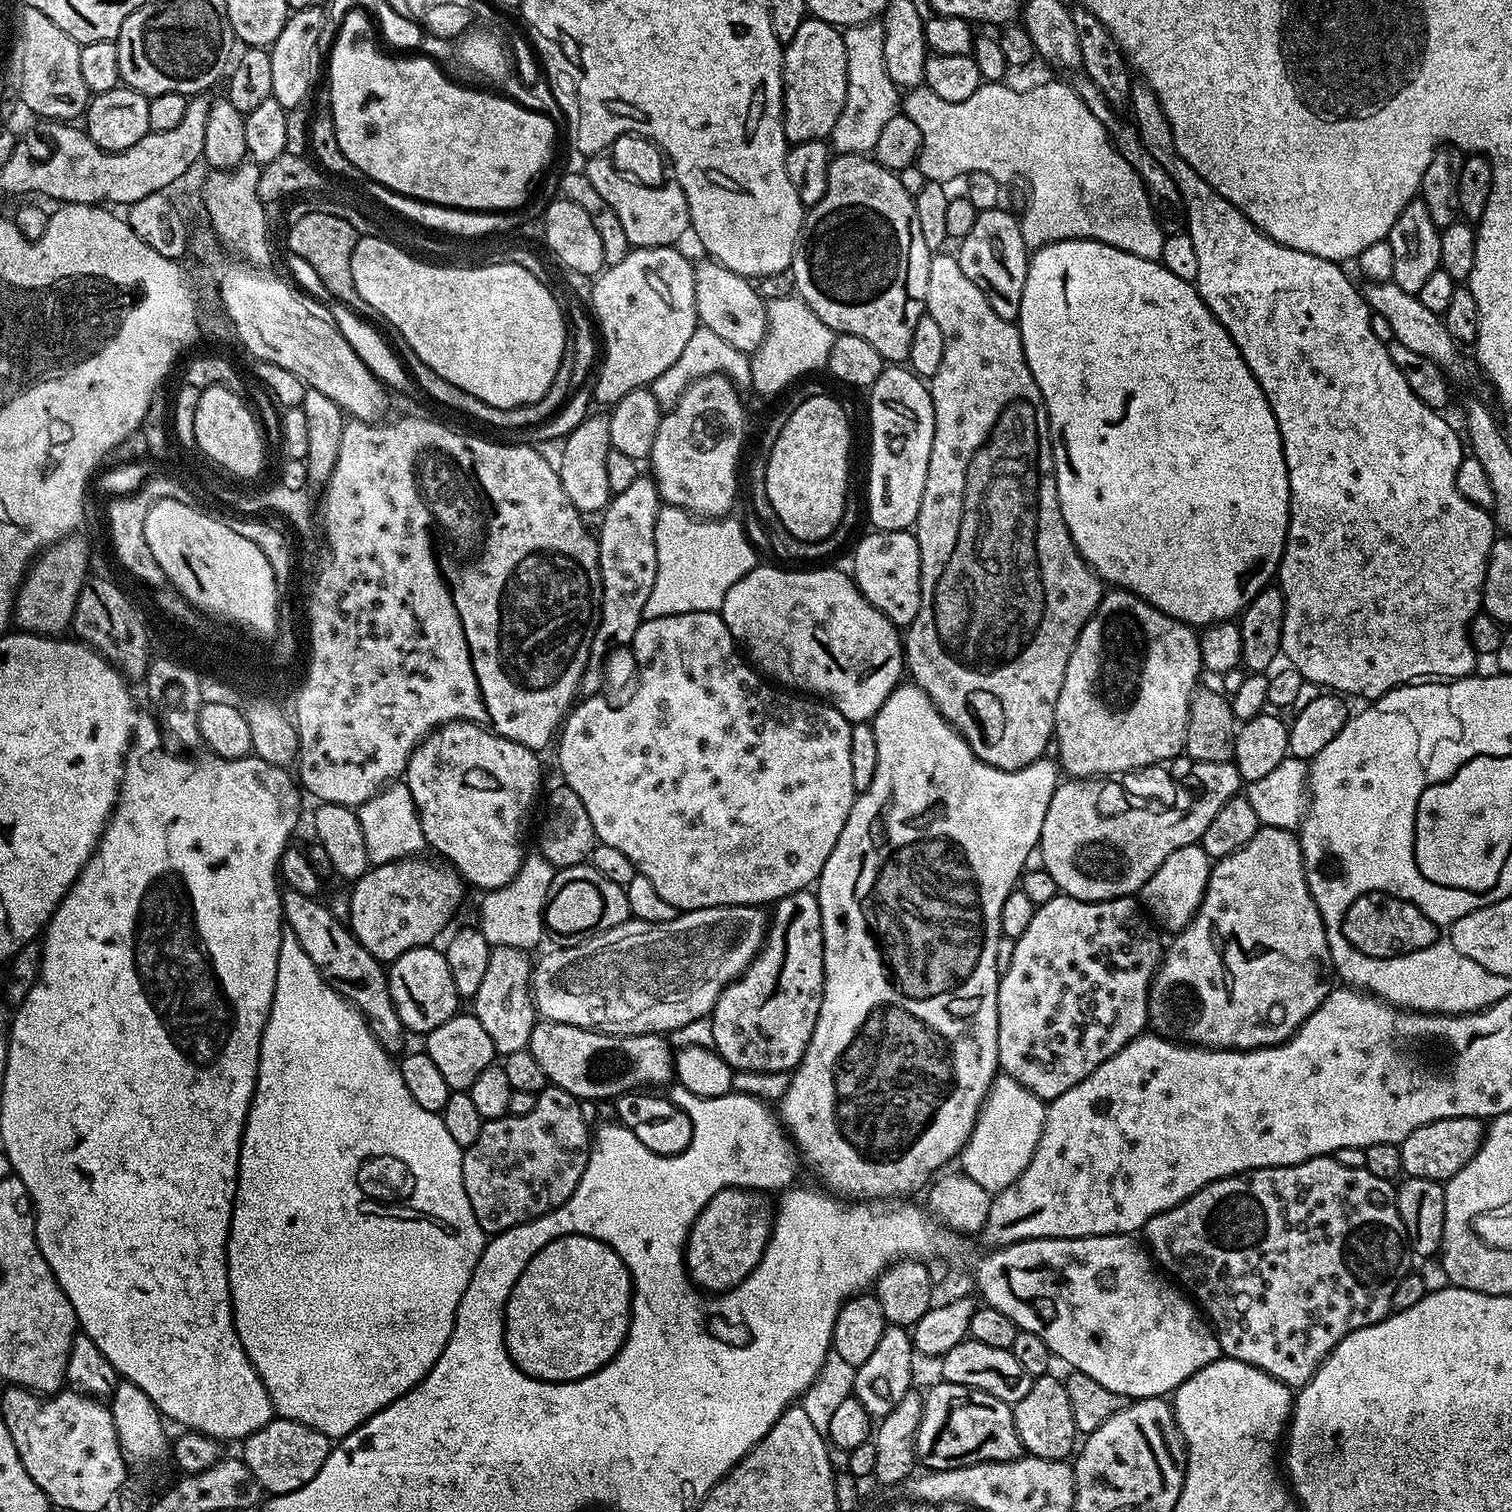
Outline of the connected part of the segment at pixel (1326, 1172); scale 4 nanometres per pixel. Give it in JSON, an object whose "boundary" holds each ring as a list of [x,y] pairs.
{"boundary":[[[1335,1155],[1310,1158],[1294,1166],[1259,1168],[1253,1172],[1243,1172],[1237,1176],[1227,1176],[1210,1182],[1178,1206],[1150,1218],[1142,1230],[1142,1236],[1153,1261],[1169,1277],[1177,1276],[1185,1284],[1183,1287],[1190,1293],[1191,1299],[1202,1309],[1203,1315],[1210,1321],[1212,1330],[1218,1338],[1221,1353],[1229,1360],[1258,1366],[1266,1374],[1282,1381],[1293,1390],[1299,1390],[1306,1382],[1310,1382],[1321,1362],[1331,1354],[1334,1346],[1338,1346],[1338,1342],[1342,1342],[1342,1338],[1346,1338],[1346,1334],[1362,1330],[1388,1317],[1393,1311],[1394,1286],[1398,1286],[1400,1279],[1406,1275],[1404,1255],[1409,1255],[1410,1252],[1402,1218],[1398,1214],[1393,1181],[1374,1178],[1374,1174],[1370,1174],[1365,1168],[1354,1170],[1350,1166],[1342,1166],[1342,1162],[1338,1162]]]}

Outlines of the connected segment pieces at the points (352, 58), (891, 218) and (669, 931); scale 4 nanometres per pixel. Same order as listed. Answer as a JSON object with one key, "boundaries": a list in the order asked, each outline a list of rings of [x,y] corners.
{"boundaries":[[[[348,12],[344,16],[344,21],[340,24],[340,29],[336,32],[336,41],[332,44],[332,53],[327,53],[326,56],[326,68],[328,64],[328,100],[331,112],[334,120],[334,130],[337,131],[338,146],[341,147],[342,153],[357,167],[360,171],[361,177],[367,178],[372,184],[381,184],[386,186],[390,190],[394,190],[398,194],[403,196],[412,196],[414,199],[423,200],[425,204],[438,204],[445,208],[461,208],[461,209],[479,209],[479,210],[516,210],[519,209],[519,204],[523,202],[528,196],[528,187],[532,184],[532,179],[539,174],[544,168],[544,163],[552,156],[552,147],[556,144],[556,132],[558,132],[558,126],[554,122],[550,122],[550,118],[546,118],[542,112],[532,112],[528,108],[523,108],[522,105],[516,103],[515,100],[509,100],[507,96],[503,94],[497,94],[492,90],[483,90],[479,92],[476,88],[463,88],[460,84],[455,84],[450,77],[444,76],[444,72],[431,60],[428,56],[416,56],[420,54],[389,54],[387,51],[379,52],[376,49],[376,40],[378,44],[378,32],[374,27],[373,21],[364,12]]],[[[854,154],[833,155],[828,161],[828,189],[824,197],[817,204],[811,205],[807,209],[804,218],[804,228],[800,231],[800,242],[796,245],[796,256],[792,259],[790,275],[795,291],[798,296],[806,302],[818,314],[822,320],[835,334],[854,334],[858,338],[866,338],[878,354],[886,362],[904,362],[907,361],[910,354],[910,338],[914,338],[914,326],[918,326],[918,318],[926,315],[926,282],[930,282],[930,262],[932,261],[933,249],[926,246],[922,239],[922,229],[918,223],[918,210],[913,196],[902,186],[899,175],[891,172],[889,168],[883,168],[881,164],[876,163],[875,159],[867,155],[855,156]]],[[[727,904],[726,906],[714,906],[703,908],[693,912],[680,912],[670,922],[642,922],[635,918],[629,918],[623,924],[614,926],[605,932],[597,932],[594,936],[581,939],[579,942],[572,942],[569,948],[556,948],[548,952],[539,961],[535,961],[530,981],[532,1002],[536,1005],[536,1011],[545,1020],[562,1022],[579,1028],[589,1028],[592,1032],[605,1032],[611,1036],[637,1036],[638,1034],[669,1034],[692,1024],[709,1015],[712,1007],[718,1002],[722,990],[732,981],[737,980],[742,973],[750,966],[750,962],[760,951],[770,920],[763,907],[754,904]]]]}

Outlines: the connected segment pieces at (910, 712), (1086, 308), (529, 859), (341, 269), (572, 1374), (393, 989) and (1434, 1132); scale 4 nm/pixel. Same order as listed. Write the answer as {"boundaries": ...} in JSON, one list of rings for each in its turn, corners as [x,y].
{"boundaries":[[[[902,682],[893,690],[890,696],[886,698],[886,702],[882,702],[882,710],[878,710],[878,714],[871,721],[871,725],[874,730],[874,739],[878,742],[878,766],[874,766],[874,782],[870,782],[870,786],[866,786],[866,790],[859,793],[856,801],[852,803],[852,809],[846,818],[846,826],[842,826],[842,834],[838,834],[838,842],[834,842],[834,850],[830,850],[830,858],[826,858],[826,866],[822,866],[822,874],[814,888],[816,897],[820,900],[822,934],[824,935],[822,1006],[818,1010],[818,1022],[814,1022],[814,1034],[810,1034],[810,1046],[806,1046],[806,1054],[801,1058],[799,1066],[791,1073],[792,1081],[789,1084],[789,1089],[778,1101],[778,1119],[784,1125],[788,1135],[791,1136],[792,1143],[796,1145],[797,1153],[802,1157],[803,1163],[807,1167],[809,1164],[816,1171],[817,1178],[815,1177],[815,1179],[829,1193],[841,1198],[847,1198],[852,1202],[911,1197],[911,1192],[918,1191],[920,1187],[923,1189],[941,1171],[939,1168],[943,1164],[948,1164],[951,1160],[953,1163],[959,1157],[961,1150],[964,1148],[964,1143],[967,1142],[974,1130],[976,1115],[980,1113],[980,1108],[992,1088],[992,1081],[997,1079],[1000,1067],[998,1062],[998,986],[1000,985],[1002,974],[996,969],[994,957],[996,957],[998,942],[1002,935],[1000,930],[1002,902],[1006,902],[1008,895],[1017,887],[1018,881],[1029,863],[1029,861],[1027,862],[1028,855],[1031,852],[1033,855],[1037,851],[1040,835],[1042,834],[1042,822],[1046,818],[1048,803],[1050,798],[1054,798],[1054,790],[1062,780],[1055,759],[1041,758],[1035,760],[1030,766],[1019,768],[1018,770],[998,770],[994,766],[982,762],[976,757],[974,750],[970,750],[970,746],[962,739],[960,733],[957,732],[951,722],[934,706],[934,702],[930,702],[928,695],[919,686],[911,682]]],[[[1059,240],[1043,244],[1028,257],[1018,327],[1030,374],[1034,374],[1038,390],[1042,390],[1048,411],[1048,432],[1052,436],[1052,457],[1062,518],[1083,560],[1096,571],[1101,581],[1133,592],[1150,606],[1162,610],[1162,614],[1191,624],[1197,630],[1217,624],[1219,620],[1239,617],[1248,603],[1263,588],[1269,587],[1277,575],[1288,533],[1290,478],[1274,410],[1270,410],[1270,402],[1262,386],[1258,386],[1236,343],[1204,305],[1195,283],[1170,274],[1159,259],[1138,258],[1138,254],[1126,254],[1126,250],[1106,246],[1106,242]]],[[[538,850],[525,855],[518,874],[506,886],[489,888],[483,893],[484,901],[480,904],[478,927],[486,942],[493,948],[532,947],[546,936],[544,927],[544,907],[550,894],[550,882],[556,876],[557,869]]],[[[330,210],[324,212],[308,212],[300,216],[288,228],[287,251],[298,254],[303,261],[310,262],[315,273],[322,278],[322,283],[329,291],[330,297],[337,304],[344,304],[351,311],[363,317],[370,326],[379,329],[378,318],[372,314],[367,304],[363,304],[353,288],[352,276],[349,272],[349,255],[354,254],[358,235],[354,227],[346,222],[346,218],[336,217]]],[[[563,1236],[538,1250],[522,1270],[504,1307],[504,1341],[510,1358],[528,1376],[563,1382],[594,1374],[616,1357],[632,1321],[632,1276],[610,1246],[589,1236]]],[[[429,946],[406,950],[397,960],[391,961],[387,969],[390,998],[396,1007],[396,1013],[409,1033],[427,1034],[442,1022],[457,1015],[462,997],[454,990],[454,978],[450,974],[450,966],[446,962],[443,951],[439,947]]],[[[1472,1116],[1435,1120],[1426,1126],[1418,1126],[1418,1130],[1414,1130],[1414,1134],[1410,1134],[1399,1145],[1403,1175],[1446,1182],[1454,1174],[1458,1174],[1458,1170],[1462,1170],[1462,1166],[1466,1166],[1470,1158],[1474,1158],[1484,1141],[1485,1131],[1485,1125]]]]}

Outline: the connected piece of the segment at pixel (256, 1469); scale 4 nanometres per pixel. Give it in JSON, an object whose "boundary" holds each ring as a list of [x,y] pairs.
{"boundary":[[[273,1418],[269,1424],[262,1426],[262,1430],[242,1441],[242,1459],[265,1493],[281,1496],[306,1486],[306,1482],[310,1482],[310,1478],[322,1470],[333,1447],[329,1436],[302,1422]]]}

